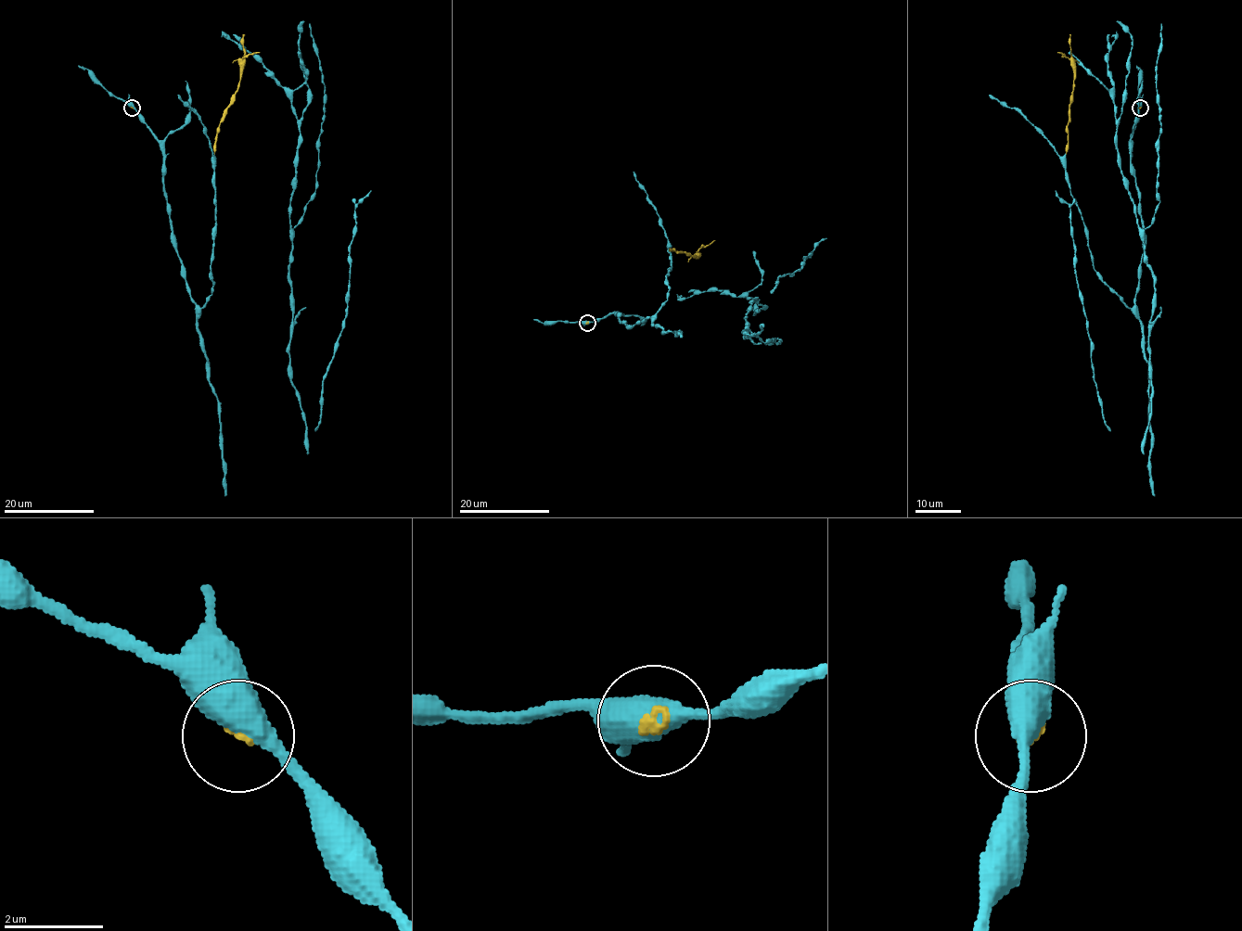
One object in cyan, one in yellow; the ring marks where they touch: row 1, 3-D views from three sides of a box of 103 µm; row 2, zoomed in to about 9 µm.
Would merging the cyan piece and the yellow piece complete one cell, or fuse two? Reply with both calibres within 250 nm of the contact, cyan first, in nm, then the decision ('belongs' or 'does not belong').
calibres 500 and 100 nm; belongs

